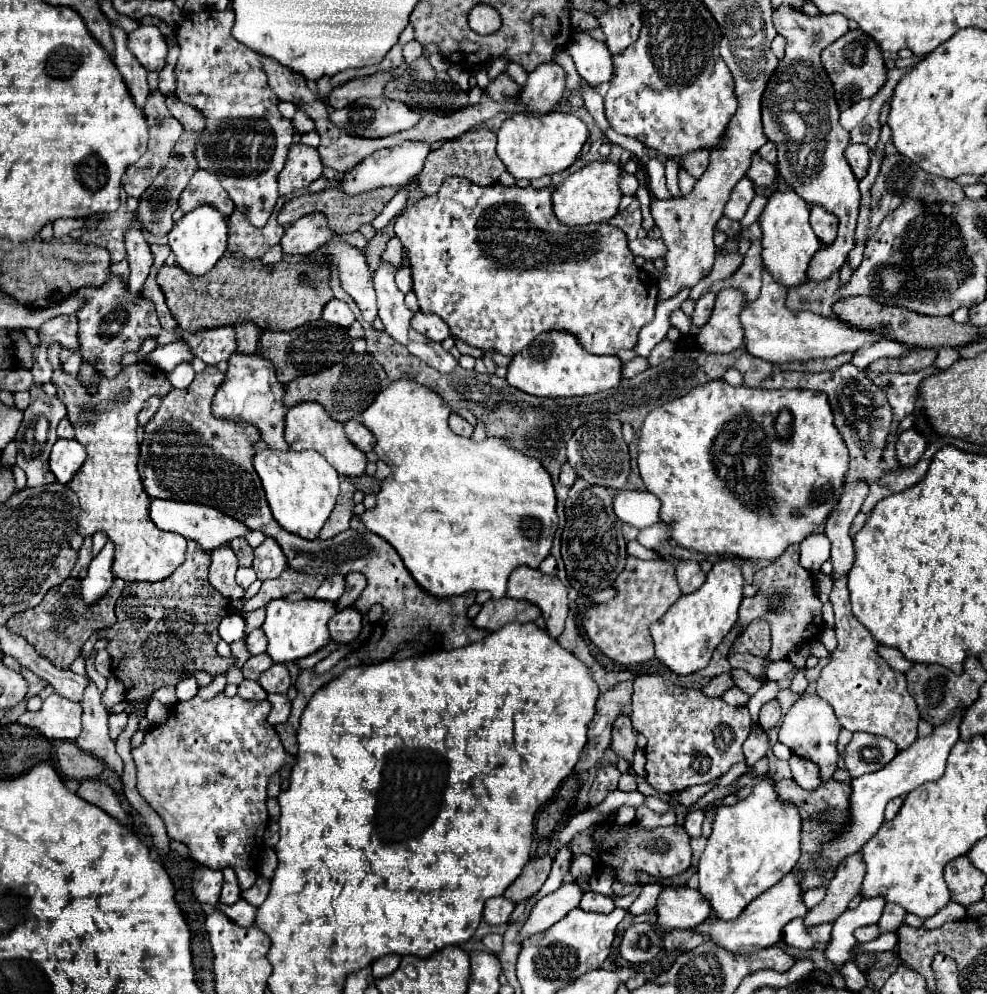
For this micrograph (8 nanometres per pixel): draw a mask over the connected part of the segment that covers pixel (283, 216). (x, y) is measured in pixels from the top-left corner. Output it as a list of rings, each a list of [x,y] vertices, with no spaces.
[[[337,183],[335,187],[329,187],[325,191],[319,191],[319,193],[307,193],[307,195],[299,195],[299,197],[293,197],[289,199],[281,211],[279,211],[279,225],[291,225],[295,223],[299,217],[307,215],[307,213],[313,213],[313,211],[321,211],[327,215],[329,219],[329,227],[333,227],[333,231],[337,235],[341,233],[349,233],[349,231],[357,231],[363,223],[371,223],[381,211],[383,207],[395,197],[397,189],[395,187],[379,187],[379,189],[373,189],[373,191],[365,191],[361,195],[341,195],[341,183]]]

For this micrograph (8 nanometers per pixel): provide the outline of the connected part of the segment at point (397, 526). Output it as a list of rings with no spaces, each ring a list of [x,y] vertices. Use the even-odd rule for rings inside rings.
[[[397,379],[397,381],[389,383],[377,395],[377,399],[359,415],[359,421],[377,439],[375,453],[393,471],[391,477],[383,479],[383,483],[381,483],[381,489],[377,493],[377,505],[373,509],[367,509],[365,513],[361,513],[359,519],[367,527],[367,531],[387,539],[397,549],[397,553],[401,555],[401,559],[403,559],[405,567],[409,569],[409,573],[431,595],[435,595],[435,597],[451,597],[451,595],[461,595],[465,591],[489,591],[493,599],[501,599],[505,595],[505,591],[507,591],[507,579],[509,579],[513,569],[517,569],[519,565],[539,567],[539,563],[551,551],[553,535],[555,535],[555,529],[557,529],[557,513],[555,513],[557,497],[555,497],[553,481],[551,481],[549,471],[545,471],[543,463],[537,463],[537,459],[529,459],[527,455],[521,455],[521,451],[517,451],[505,437],[489,437],[489,439],[483,439],[483,441],[475,443],[471,437],[455,435],[453,431],[449,431],[449,425],[447,425],[447,417],[449,415],[451,415],[451,407],[445,403],[445,399],[439,393],[433,393],[431,387],[419,385],[413,379]]]

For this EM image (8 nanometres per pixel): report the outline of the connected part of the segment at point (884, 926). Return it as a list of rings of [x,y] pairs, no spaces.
[[[887,903],[883,915],[881,915],[879,923],[877,923],[879,931],[881,931],[881,933],[895,933],[895,931],[901,927],[905,915],[907,915],[907,911],[905,911],[901,905],[897,905],[897,903]]]

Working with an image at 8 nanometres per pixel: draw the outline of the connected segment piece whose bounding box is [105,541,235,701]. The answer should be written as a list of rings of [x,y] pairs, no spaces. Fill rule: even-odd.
[[[193,541],[187,543],[185,563],[169,579],[157,583],[131,581],[125,585],[115,607],[117,623],[105,633],[109,639],[107,651],[113,659],[111,671],[125,683],[129,701],[143,699],[165,685],[177,685],[199,669],[221,675],[235,665],[233,657],[225,659],[215,651],[219,643],[217,627],[229,613],[231,601],[213,589],[207,579],[211,551],[201,551]],[[149,643],[153,643],[151,651]]]

